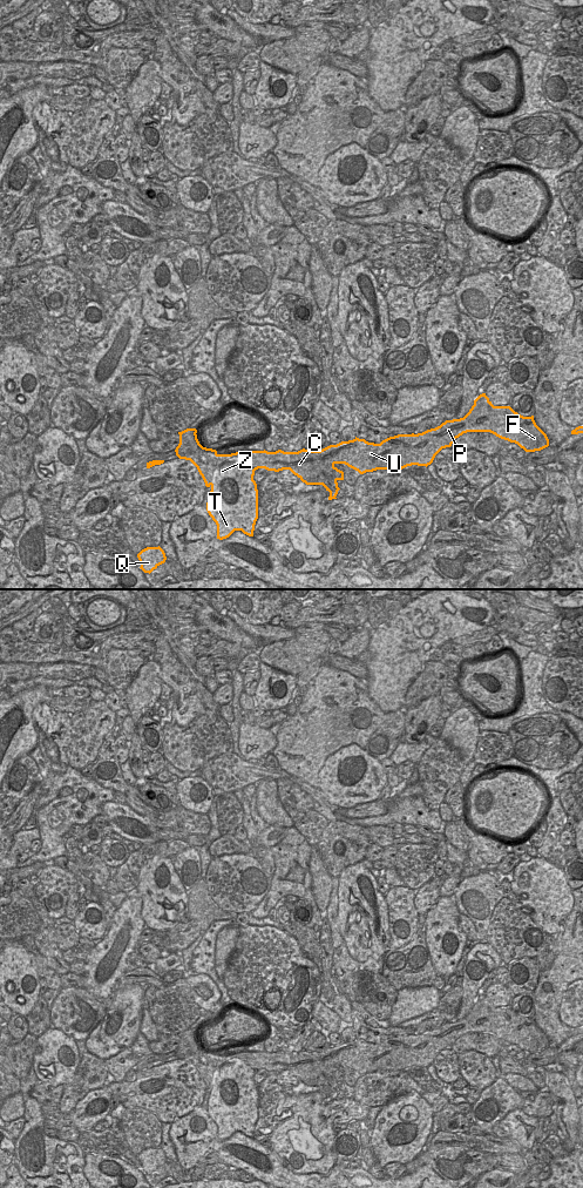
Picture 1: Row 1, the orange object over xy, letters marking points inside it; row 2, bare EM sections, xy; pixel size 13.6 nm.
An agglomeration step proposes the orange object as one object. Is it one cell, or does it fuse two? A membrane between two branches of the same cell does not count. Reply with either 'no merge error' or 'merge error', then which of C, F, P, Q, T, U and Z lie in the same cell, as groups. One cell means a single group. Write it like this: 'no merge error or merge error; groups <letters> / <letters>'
merge error; groups C F P U / Q T Z

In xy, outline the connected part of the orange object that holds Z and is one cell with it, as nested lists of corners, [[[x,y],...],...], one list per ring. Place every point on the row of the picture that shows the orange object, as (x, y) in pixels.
[[[196,428],[179,434],[175,452],[179,459],[190,460],[210,487],[206,511],[217,525],[217,539],[229,538],[235,531],[253,536],[258,519],[258,490],[253,480],[253,454],[218,454],[203,447]]]

